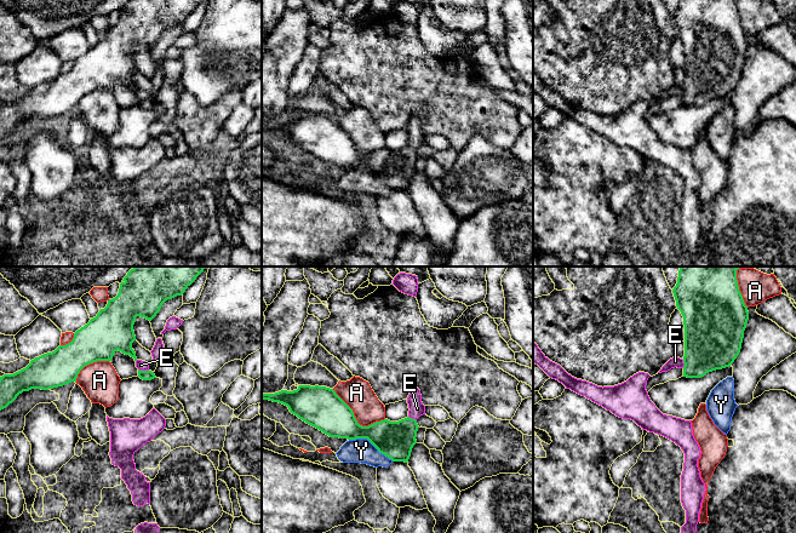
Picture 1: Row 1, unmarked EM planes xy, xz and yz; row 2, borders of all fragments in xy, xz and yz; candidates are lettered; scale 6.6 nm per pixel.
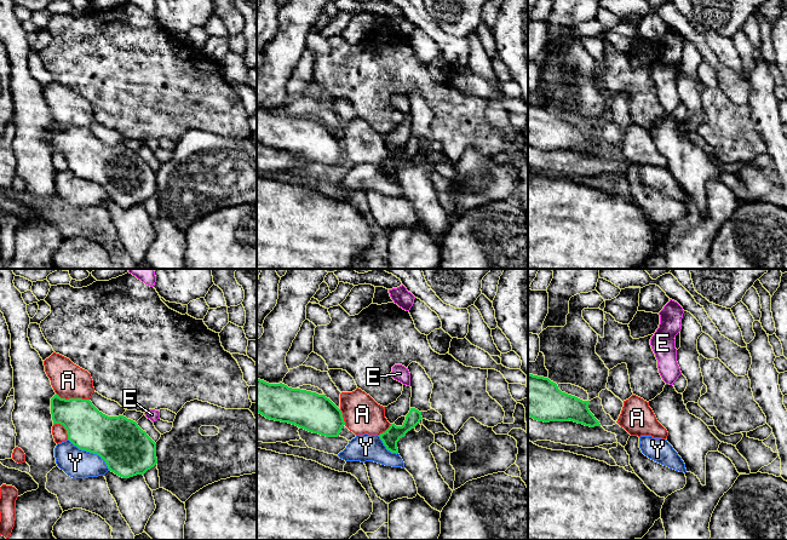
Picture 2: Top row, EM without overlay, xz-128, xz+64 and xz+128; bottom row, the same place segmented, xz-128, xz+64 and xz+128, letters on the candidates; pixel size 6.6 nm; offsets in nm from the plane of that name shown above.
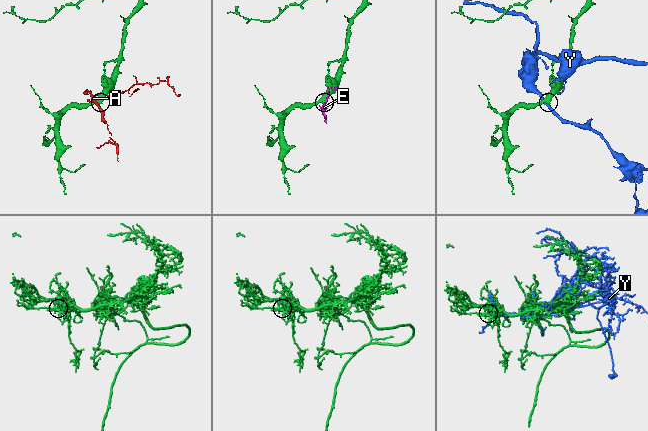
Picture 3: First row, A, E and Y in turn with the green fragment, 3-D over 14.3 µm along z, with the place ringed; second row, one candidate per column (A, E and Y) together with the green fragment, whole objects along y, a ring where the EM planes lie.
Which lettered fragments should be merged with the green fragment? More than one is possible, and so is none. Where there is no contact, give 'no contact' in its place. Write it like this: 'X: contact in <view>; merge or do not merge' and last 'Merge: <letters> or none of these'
A: contact in xz; do not merge
E: contact in xy; do not merge
Y: contact in xz; do not merge
Merge: none of these

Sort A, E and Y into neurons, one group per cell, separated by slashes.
A / E / Y

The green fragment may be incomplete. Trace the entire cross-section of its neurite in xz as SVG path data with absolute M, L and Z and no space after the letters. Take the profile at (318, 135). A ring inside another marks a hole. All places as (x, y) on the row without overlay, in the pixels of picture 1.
M299 114L297 119L263 122L269 128L288 136L290 141L330 166L367 167L379 182L393 190L407 191L417 172L418 153L410 145L399 150L388 148L368 155L357 151L353 138L326 115Z

